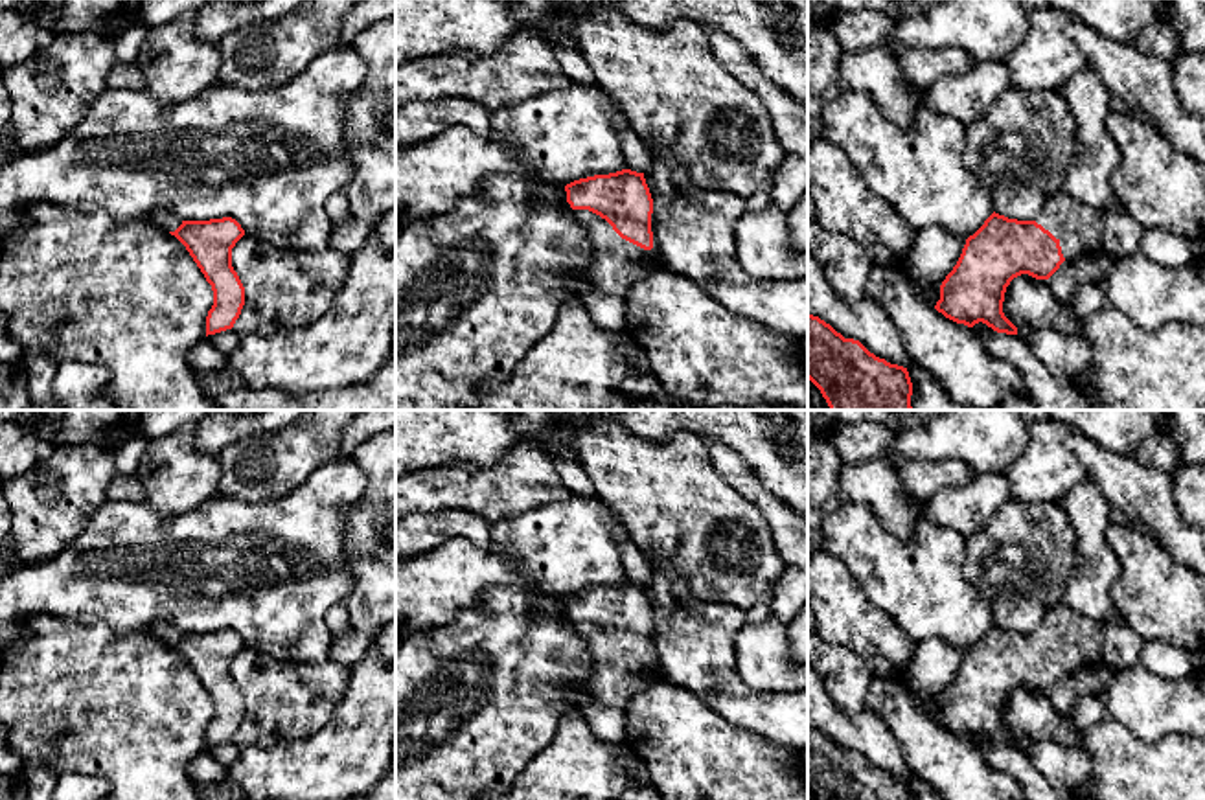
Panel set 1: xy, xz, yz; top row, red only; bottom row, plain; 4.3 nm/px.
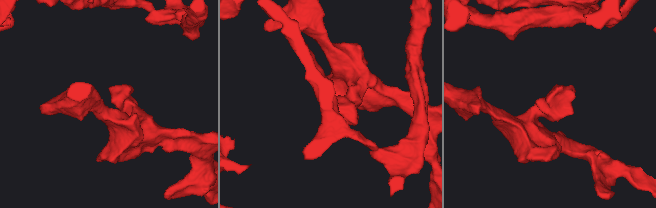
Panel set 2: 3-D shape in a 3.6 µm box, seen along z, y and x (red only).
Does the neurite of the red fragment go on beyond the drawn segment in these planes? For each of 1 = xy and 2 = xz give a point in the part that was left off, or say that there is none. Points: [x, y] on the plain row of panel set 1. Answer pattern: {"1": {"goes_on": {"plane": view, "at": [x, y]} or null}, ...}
{"1": {"goes_on": {"plane": "xy", "at": [164, 629]}}, "2": {"goes_on": {"plane": "xz", "at": [615, 675]}}}

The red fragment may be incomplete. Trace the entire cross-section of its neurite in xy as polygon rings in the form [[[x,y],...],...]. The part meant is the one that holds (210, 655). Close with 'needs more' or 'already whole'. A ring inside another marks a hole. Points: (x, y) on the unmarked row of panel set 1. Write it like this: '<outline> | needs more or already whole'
[[[155,622],[151,633],[175,647],[189,664],[213,703],[206,749],[232,741],[245,717],[245,699],[232,679],[232,660],[245,647],[232,629],[180,633],[169,622]]] | needs more

